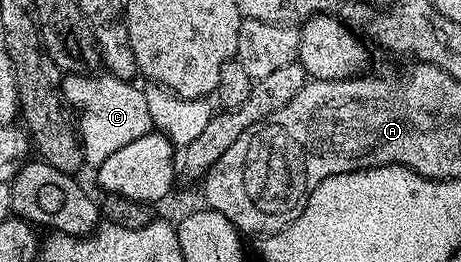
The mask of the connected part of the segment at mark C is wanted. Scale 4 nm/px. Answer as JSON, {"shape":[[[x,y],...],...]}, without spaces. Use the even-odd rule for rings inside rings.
{"shape":[[[64,79],[60,80],[63,99],[73,109],[81,111],[79,121],[77,120],[77,129],[84,160],[89,165],[92,164],[92,168],[98,168],[109,155],[152,130],[146,92],[131,84],[133,83],[122,79],[119,89],[115,89],[115,85],[103,85],[103,89],[91,89],[91,93],[79,93],[79,97],[71,97],[71,93],[63,93],[67,89],[67,83]]]}

